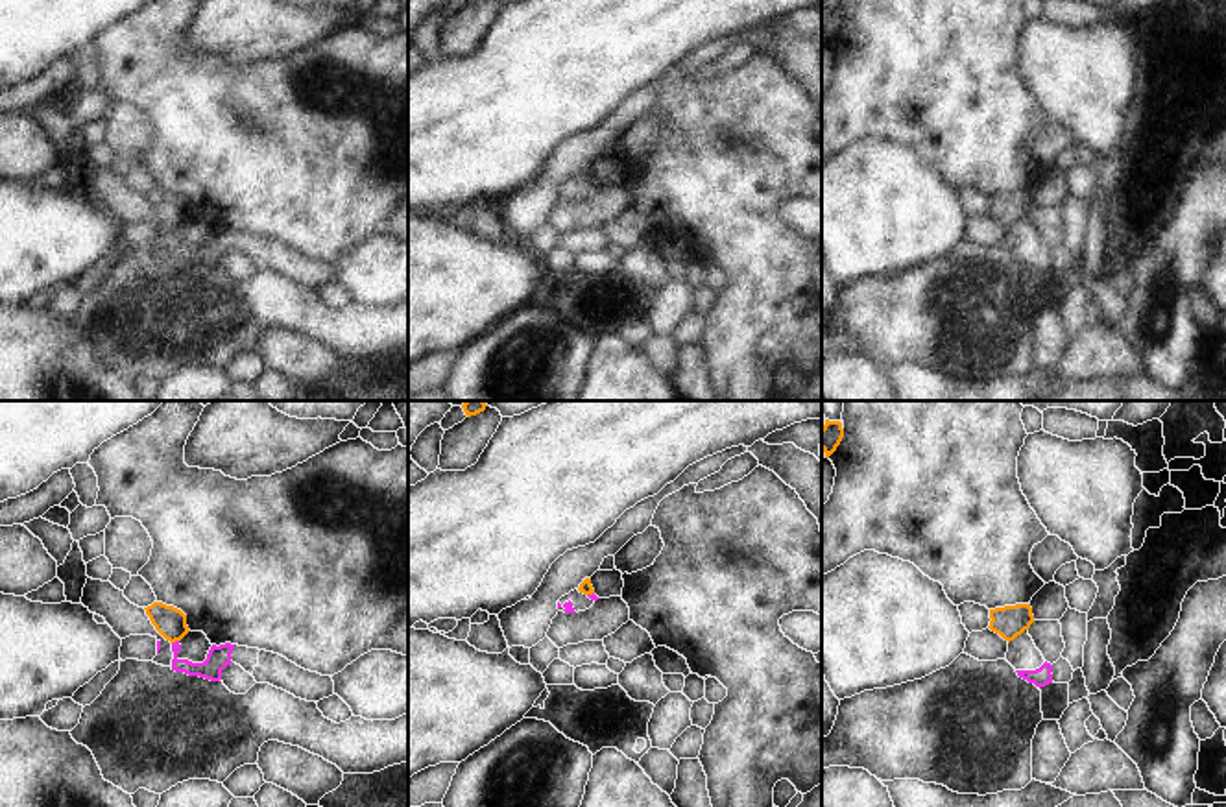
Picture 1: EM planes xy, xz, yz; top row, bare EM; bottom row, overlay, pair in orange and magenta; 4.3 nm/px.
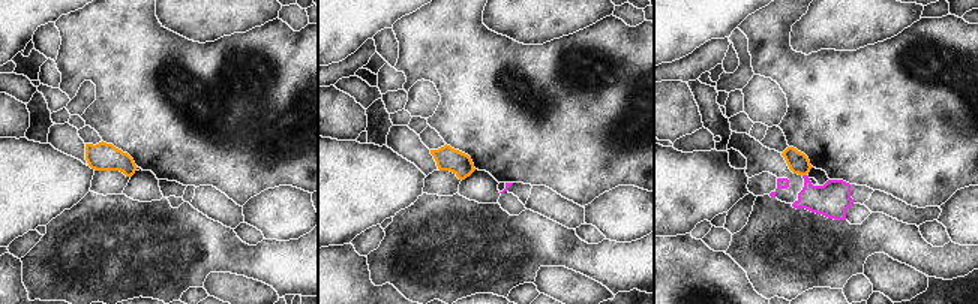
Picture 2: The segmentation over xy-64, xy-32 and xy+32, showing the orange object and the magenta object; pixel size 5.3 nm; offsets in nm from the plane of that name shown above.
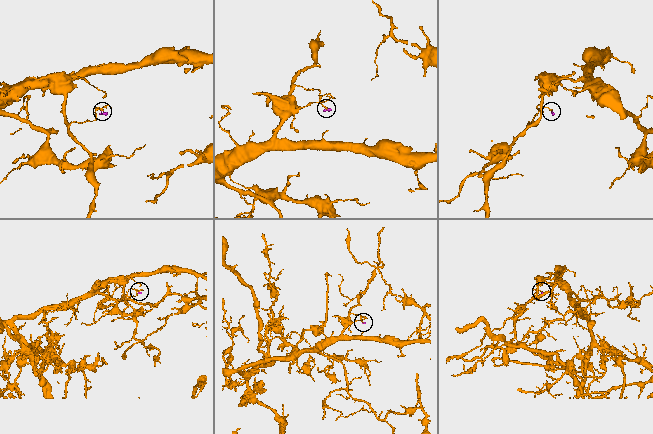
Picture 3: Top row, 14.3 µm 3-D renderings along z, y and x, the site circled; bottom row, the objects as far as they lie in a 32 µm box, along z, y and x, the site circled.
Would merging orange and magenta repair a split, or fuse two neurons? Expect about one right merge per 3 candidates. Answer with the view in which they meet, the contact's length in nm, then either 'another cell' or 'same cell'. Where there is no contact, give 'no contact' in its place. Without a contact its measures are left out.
contact in xy; length 40 nm; another cell

